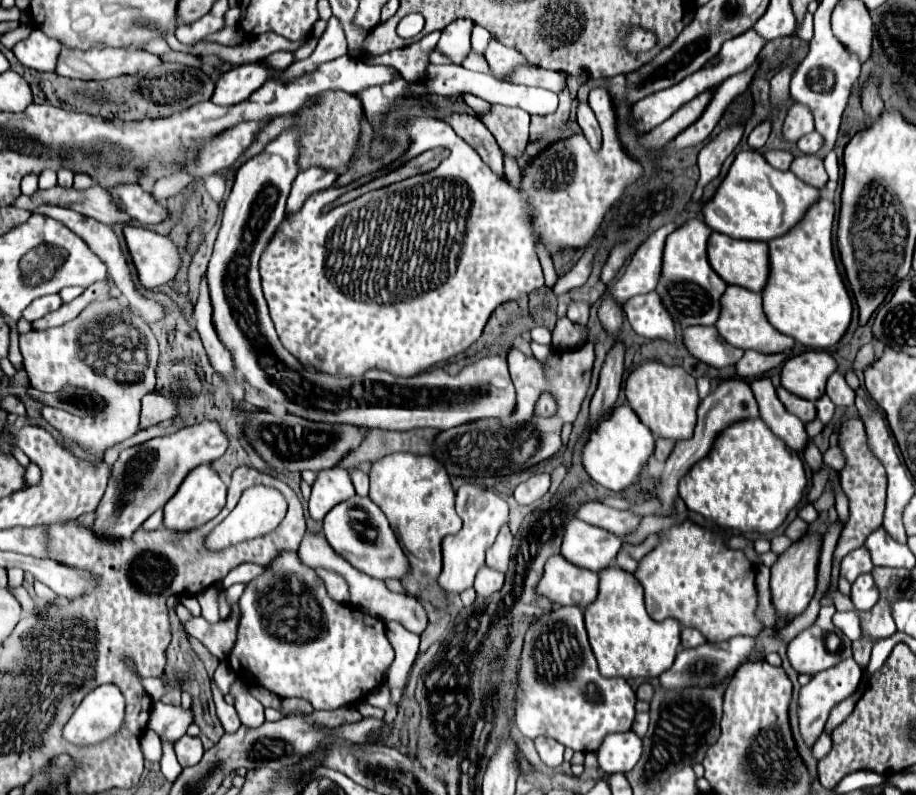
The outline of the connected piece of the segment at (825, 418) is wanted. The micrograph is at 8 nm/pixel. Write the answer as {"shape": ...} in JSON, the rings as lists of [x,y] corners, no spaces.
{"shape":[[[823,395],[815,405],[817,405],[817,417],[821,419],[823,425],[827,425],[827,423],[833,419],[833,415],[835,415],[835,405],[833,405],[833,401],[831,401],[827,395]]]}

